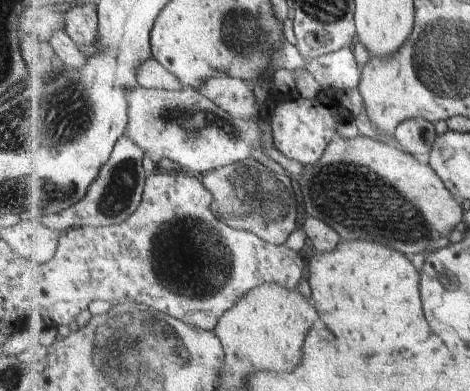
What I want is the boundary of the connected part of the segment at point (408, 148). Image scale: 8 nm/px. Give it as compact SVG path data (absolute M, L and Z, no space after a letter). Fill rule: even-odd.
M410 119L396 131L398 146L408 154L431 155L438 135L433 123L426 119Z

